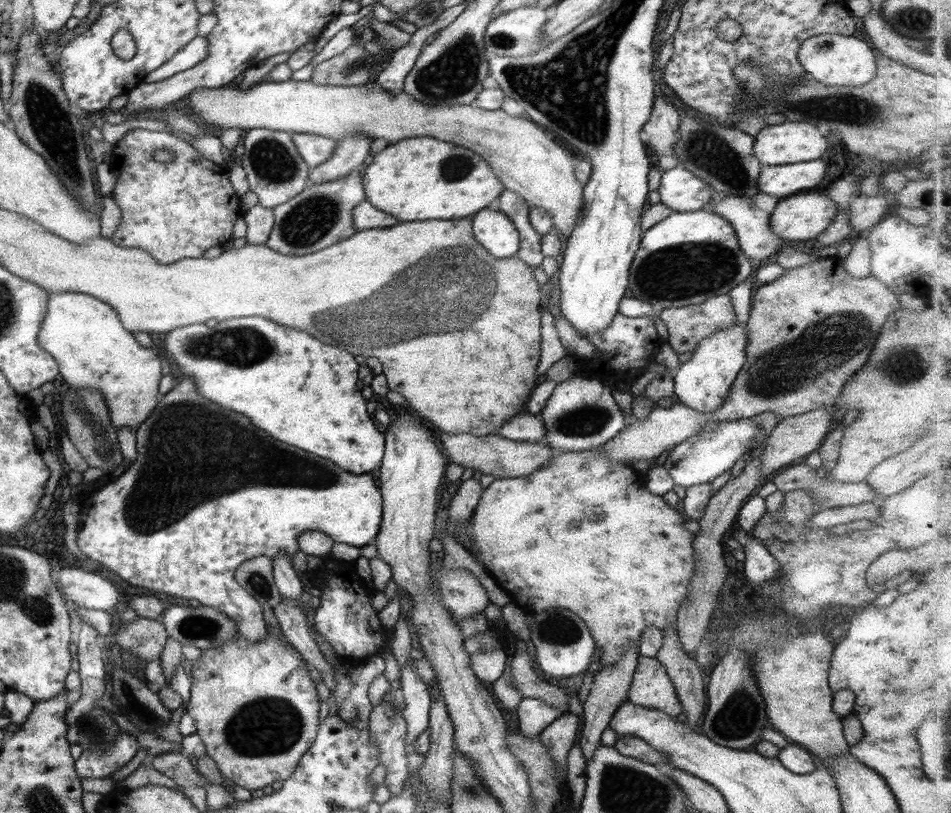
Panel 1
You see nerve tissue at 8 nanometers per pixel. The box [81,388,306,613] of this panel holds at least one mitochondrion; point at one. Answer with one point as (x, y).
(146, 512)

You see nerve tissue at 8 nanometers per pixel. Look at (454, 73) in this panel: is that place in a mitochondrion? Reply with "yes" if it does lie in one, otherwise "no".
yes

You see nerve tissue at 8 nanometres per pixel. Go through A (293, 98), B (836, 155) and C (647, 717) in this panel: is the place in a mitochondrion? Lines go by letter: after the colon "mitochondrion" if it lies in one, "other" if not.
A: other
B: other
C: other

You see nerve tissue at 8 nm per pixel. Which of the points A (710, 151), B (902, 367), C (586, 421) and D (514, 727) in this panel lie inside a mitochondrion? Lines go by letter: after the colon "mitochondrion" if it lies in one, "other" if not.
A: mitochondrion
B: mitochondrion
C: mitochondrion
D: other

